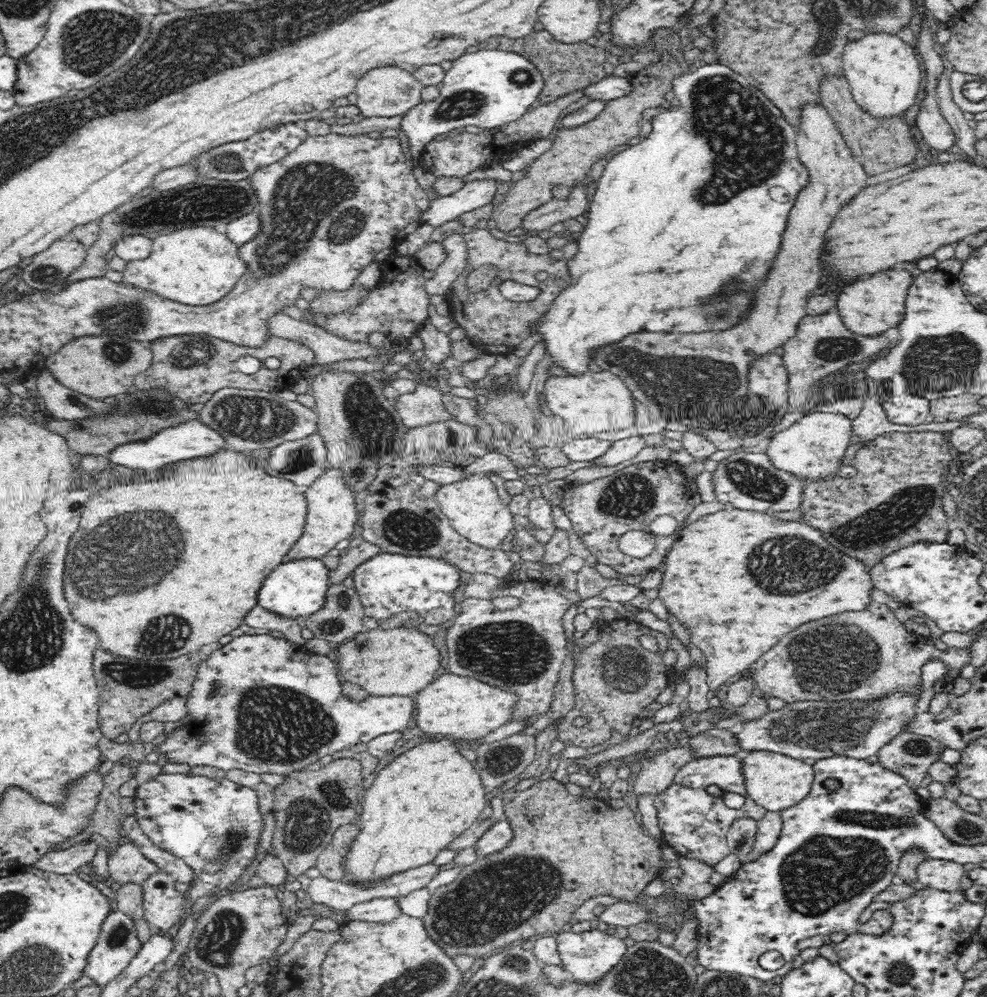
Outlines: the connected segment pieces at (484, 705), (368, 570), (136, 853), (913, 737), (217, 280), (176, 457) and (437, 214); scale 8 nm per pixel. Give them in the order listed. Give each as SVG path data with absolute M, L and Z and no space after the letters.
M444 673L430 683L424 690L415 696L418 705L418 714L414 719L423 733L433 733L434 736L455 736L455 738L466 738L466 740L480 741L486 736L490 736L494 730L500 726L506 726L508 722L515 720L516 706L520 702L520 693L508 691L492 685L488 681L478 680L469 676L458 676L452 673Z
M383 552L357 566L354 586L360 594L366 618L374 618L379 626L392 625L392 618L404 612L416 612L426 626L442 628L456 618L456 592L462 586L460 568L446 557L408 556Z
M125 839L118 852L108 861L110 878L114 886L129 882L143 883L147 878L160 872L159 865L153 862L134 841Z
M905 731L878 752L878 760L908 777L908 784L917 789L928 776L932 764L942 758L944 746L930 736Z
M188 228L188 230L180 230L180 232L174 232L174 234L166 234L166 236L158 236L153 240L153 247L150 256L144 260L130 262L125 266L123 270L123 281L125 283L135 284L140 288L144 288L149 291L157 292L160 296L173 300L174 302L185 304L186 306L213 306L217 305L224 300L230 292L237 286L240 277L244 274L244 263L238 258L237 246L230 240L228 240L224 234L217 233L213 228Z
M194 418L168 426L147 440L120 446L108 458L114 462L120 462L120 464L126 464L126 466L136 466L136 468L144 468L144 470L158 470L158 468L162 469L162 466L172 464L172 462L206 459L229 451L233 451L233 448L230 447L228 439L224 438L220 432L214 430L202 419Z
M496 178L472 180L456 194L432 200L432 208L424 214L424 219L434 227L444 224L465 212L490 205L491 200L496 196L496 190L498 190Z

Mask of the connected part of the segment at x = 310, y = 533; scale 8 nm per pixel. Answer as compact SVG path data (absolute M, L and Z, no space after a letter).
M326 466L323 471L307 485L303 492L307 500L307 515L301 537L290 547L285 560L296 557L323 557L337 542L355 536L358 524L357 492L347 483L346 473L339 467Z

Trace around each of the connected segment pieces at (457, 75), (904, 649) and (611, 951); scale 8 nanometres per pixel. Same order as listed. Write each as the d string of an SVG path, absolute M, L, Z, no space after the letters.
M482 50L453 61L438 88L439 96L419 102L400 120L399 126L408 136L413 157L419 157L424 146L436 136L468 126L494 129L514 123L538 102L546 84L544 74L528 57L501 50Z
M871 602L864 610L858 612L838 612L836 616L826 616L822 620L802 624L800 628L784 636L784 640L780 640L778 646L772 647L753 664L751 681L757 693L778 697L788 703L867 699L883 695L896 687L911 689L920 682L920 668L930 658L942 658L948 670L962 668L970 662L968 652L960 652L955 648L942 651L928 645L926 639L927 637L920 637L916 632L912 632L912 628L904 627L904 623L894 616L892 609L884 604Z
M569 928L555 935L558 951L564 961L564 969L578 980L594 980L606 974L624 956L627 951L623 935L608 934L604 930L593 929L589 932L576 933Z

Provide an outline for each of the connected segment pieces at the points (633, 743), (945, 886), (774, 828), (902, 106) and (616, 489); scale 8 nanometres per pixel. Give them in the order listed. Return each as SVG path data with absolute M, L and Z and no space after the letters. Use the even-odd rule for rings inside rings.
M681 721L670 722L668 724L660 724L660 726L648 727L644 733L640 733L637 736L626 740L618 746L612 746L608 750L604 750L596 756L591 758L581 758L577 762L580 766L585 766L590 771L594 770L593 766L598 766L598 764L604 765L606 762L617 760L618 758L623 758L627 754L633 753L634 751L644 751L649 748L649 746L654 742L655 735L658 732L664 732L666 730L672 730L674 733L681 731Z
M925 859L919 867L919 881L925 888L956 892L966 874L964 864Z
M766 811L762 819L759 819L759 832L750 852L740 856L740 865L743 868L762 858L762 855L768 854L777 844L781 834L782 820L780 811Z
M868 34L850 42L844 50L845 81L857 107L874 121L901 119L918 103L923 69L916 59L913 45L889 34Z
M670 459L644 462L628 466L610 476L595 479L583 484L566 485L562 494L561 508L570 518L571 524L584 540L590 552L598 562L609 564L624 575L644 575L660 566L668 556L674 543L688 524L688 516L696 510L696 495L692 492L690 478L683 473L683 468ZM632 530L642 530L652 534L655 540L653 551L643 557L627 555L620 549L620 538Z

